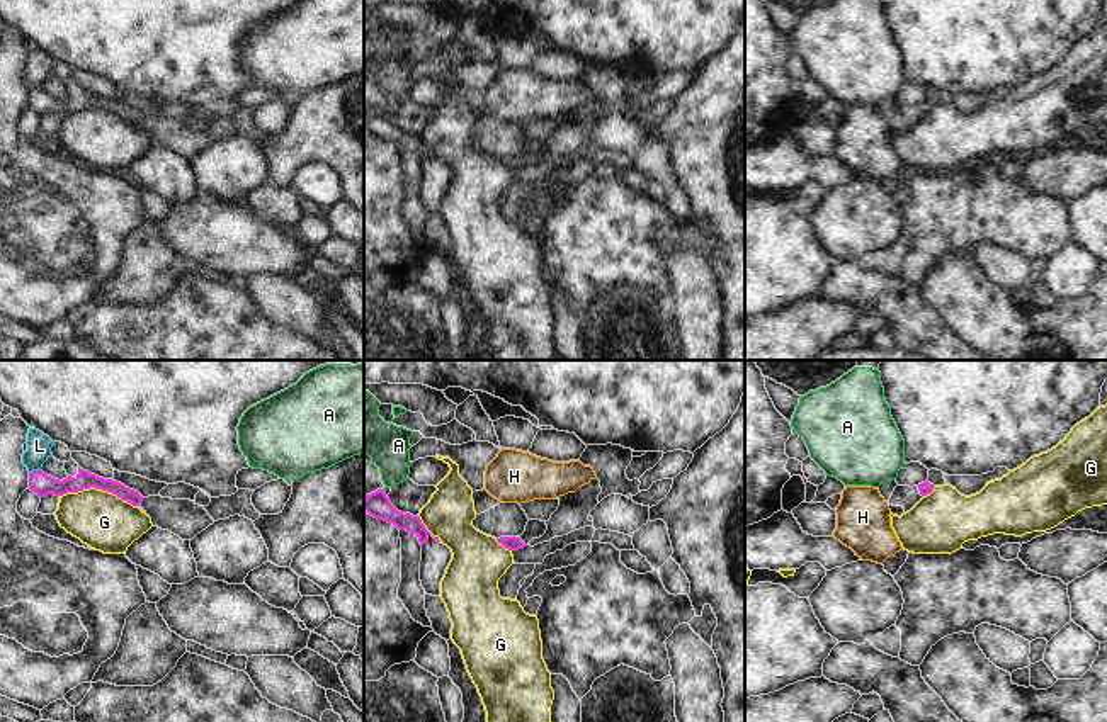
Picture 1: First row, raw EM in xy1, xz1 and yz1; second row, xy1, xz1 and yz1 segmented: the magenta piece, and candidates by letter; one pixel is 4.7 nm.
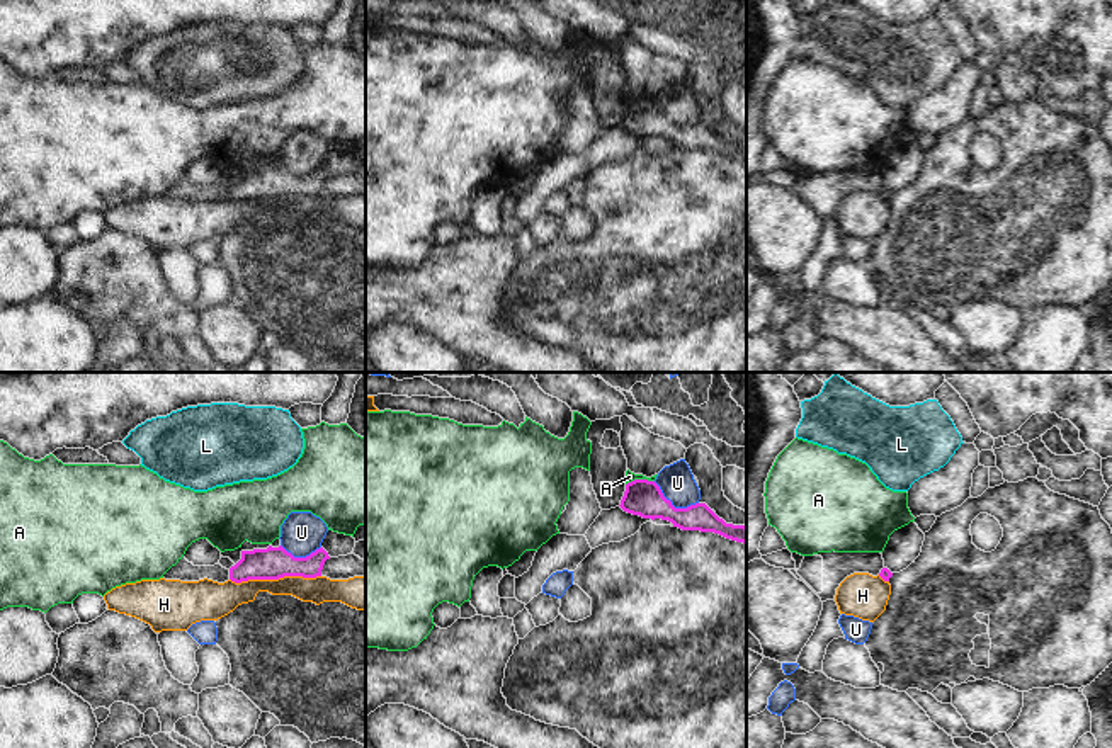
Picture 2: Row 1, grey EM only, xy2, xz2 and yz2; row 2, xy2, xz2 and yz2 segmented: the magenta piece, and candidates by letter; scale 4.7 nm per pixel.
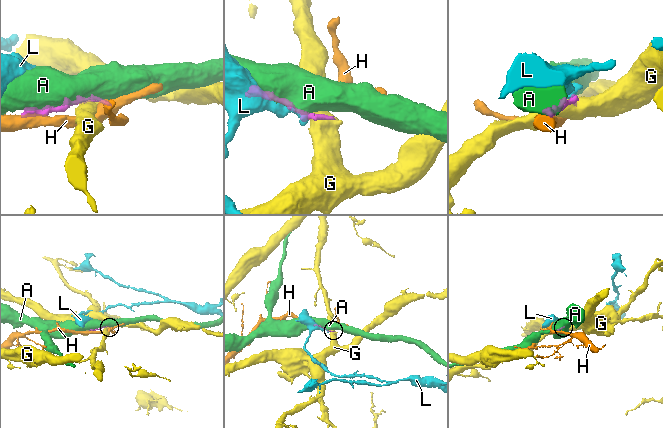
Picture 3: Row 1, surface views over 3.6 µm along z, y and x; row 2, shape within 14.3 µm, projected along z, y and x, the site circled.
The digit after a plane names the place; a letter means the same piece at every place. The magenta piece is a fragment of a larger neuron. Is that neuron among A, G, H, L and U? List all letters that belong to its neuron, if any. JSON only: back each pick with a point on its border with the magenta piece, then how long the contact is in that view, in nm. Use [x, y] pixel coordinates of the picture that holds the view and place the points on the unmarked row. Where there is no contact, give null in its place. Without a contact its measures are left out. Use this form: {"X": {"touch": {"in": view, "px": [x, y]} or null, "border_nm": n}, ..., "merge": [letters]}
{"merge": []}

